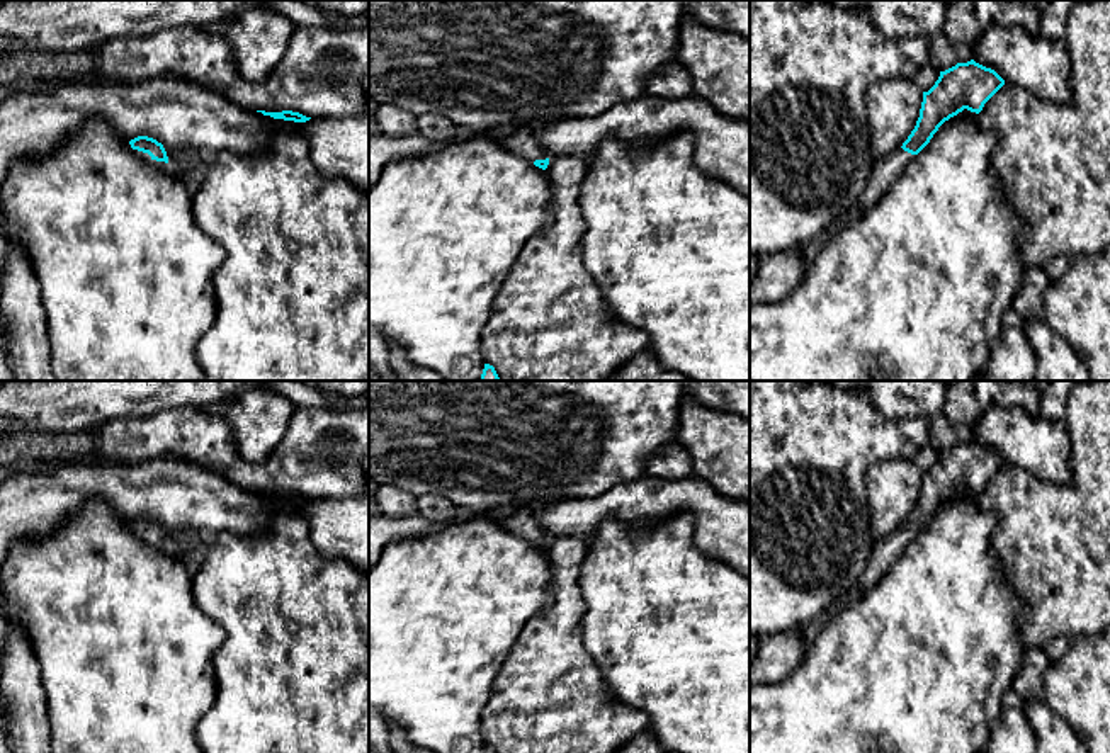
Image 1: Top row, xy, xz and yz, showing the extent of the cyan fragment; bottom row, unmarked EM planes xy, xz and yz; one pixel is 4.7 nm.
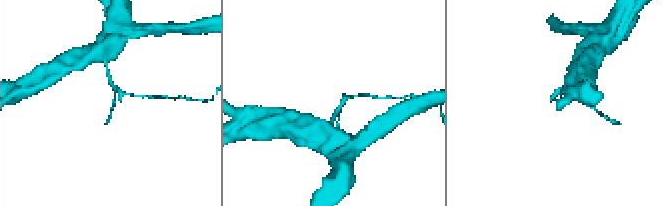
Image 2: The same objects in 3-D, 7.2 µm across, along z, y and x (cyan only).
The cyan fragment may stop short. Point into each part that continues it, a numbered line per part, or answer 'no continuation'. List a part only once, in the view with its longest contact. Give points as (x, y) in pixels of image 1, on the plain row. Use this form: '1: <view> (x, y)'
1: xy (143, 537)

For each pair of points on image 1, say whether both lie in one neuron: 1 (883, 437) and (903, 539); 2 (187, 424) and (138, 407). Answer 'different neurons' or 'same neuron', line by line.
1: different neurons
2: different neurons

